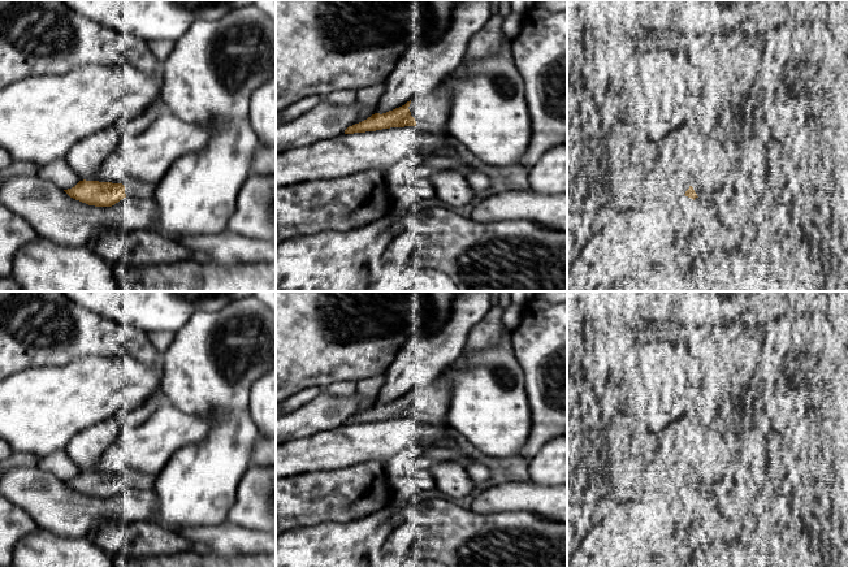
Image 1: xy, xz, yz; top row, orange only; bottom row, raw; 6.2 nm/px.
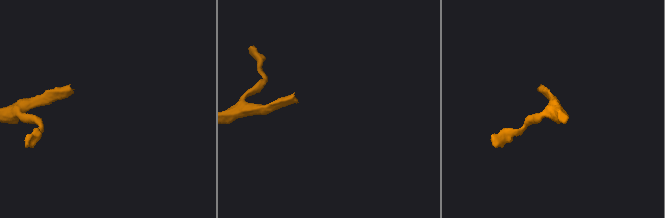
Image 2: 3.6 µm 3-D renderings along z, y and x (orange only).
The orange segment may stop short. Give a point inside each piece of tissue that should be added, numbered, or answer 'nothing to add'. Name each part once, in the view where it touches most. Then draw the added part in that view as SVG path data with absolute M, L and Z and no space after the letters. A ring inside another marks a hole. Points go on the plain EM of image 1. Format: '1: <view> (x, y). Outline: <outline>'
1: xz (431, 403). Outline: M436 378L425 388L411 391L408 398L416 419L425 423L440 423L446 419L451 399L453 384L446 378Z

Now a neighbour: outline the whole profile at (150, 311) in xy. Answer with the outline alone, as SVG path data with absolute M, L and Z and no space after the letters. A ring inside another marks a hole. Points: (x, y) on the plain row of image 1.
M61 291L79 304L146 333L176 333L198 312L217 312L254 291Z

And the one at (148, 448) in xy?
M163 398L140 427L122 427L113 445L86 472L122 475L134 469L157 476L176 451L205 441L215 419L186 414Z

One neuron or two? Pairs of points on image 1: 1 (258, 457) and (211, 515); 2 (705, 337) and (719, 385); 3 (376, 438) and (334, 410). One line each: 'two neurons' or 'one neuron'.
1: two neurons
2: one neuron
3: two neurons

